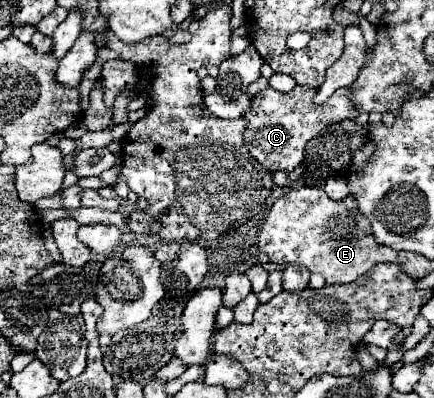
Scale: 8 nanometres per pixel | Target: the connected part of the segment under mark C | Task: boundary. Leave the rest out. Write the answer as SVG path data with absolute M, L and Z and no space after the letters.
M271 87L257 93L253 97L253 109L245 115L247 131L245 143L251 149L251 155L261 161L261 165L275 173L275 171L293 171L303 161L305 143L311 141L325 125L355 119L359 115L355 103L351 101L349 89L339 89L327 103L315 105L313 97L315 91L307 87L295 87L289 93L279 93Z

